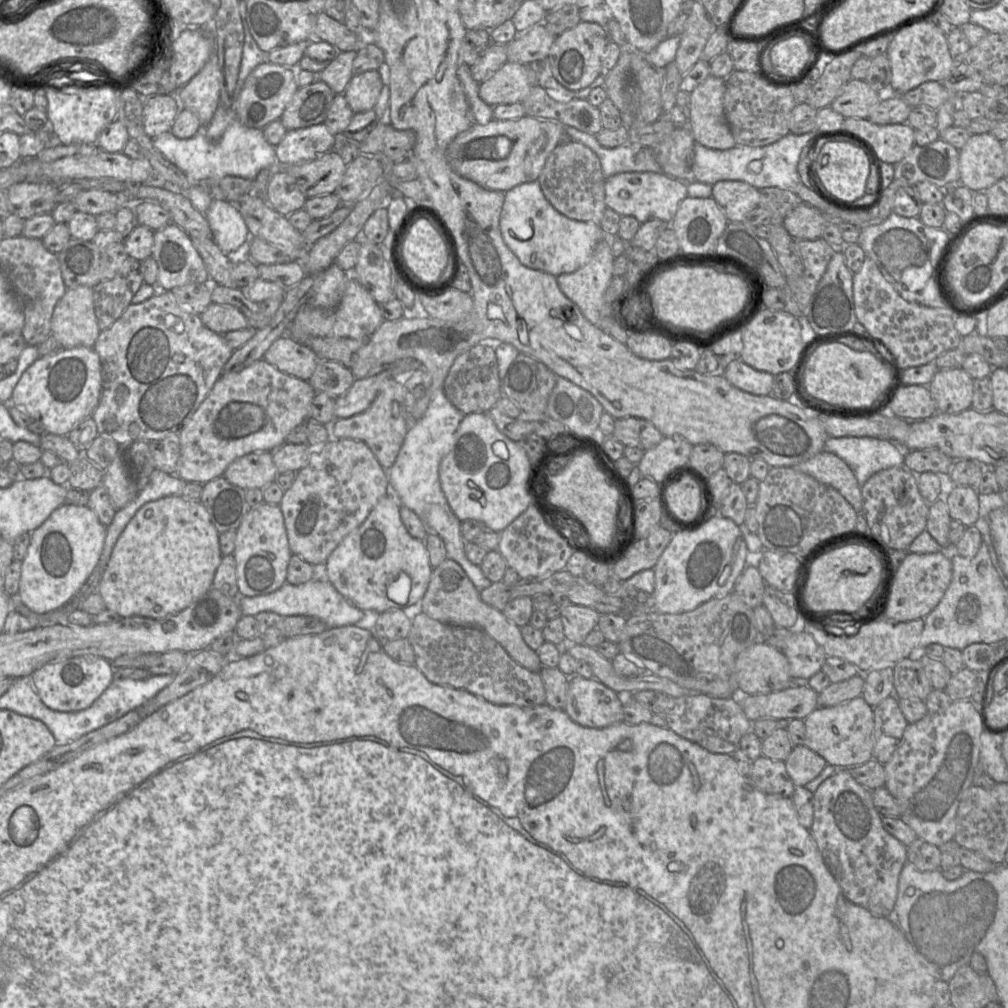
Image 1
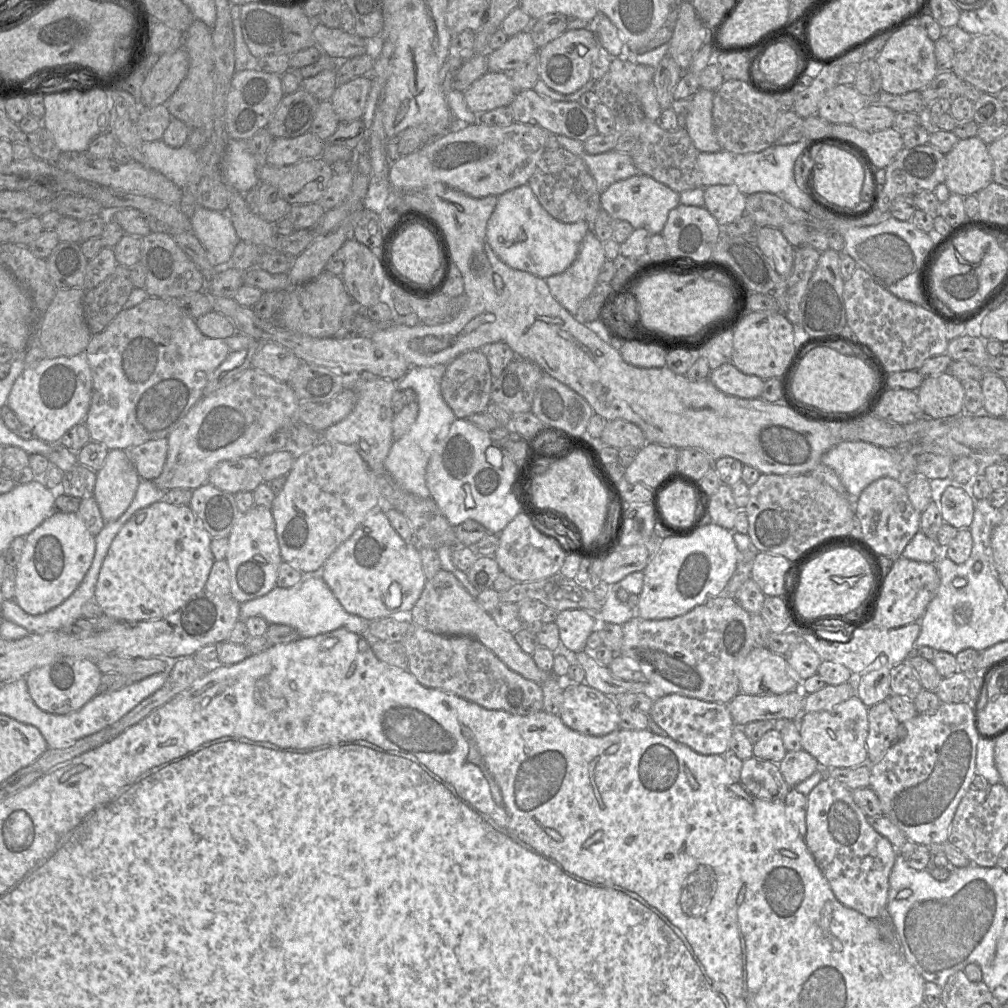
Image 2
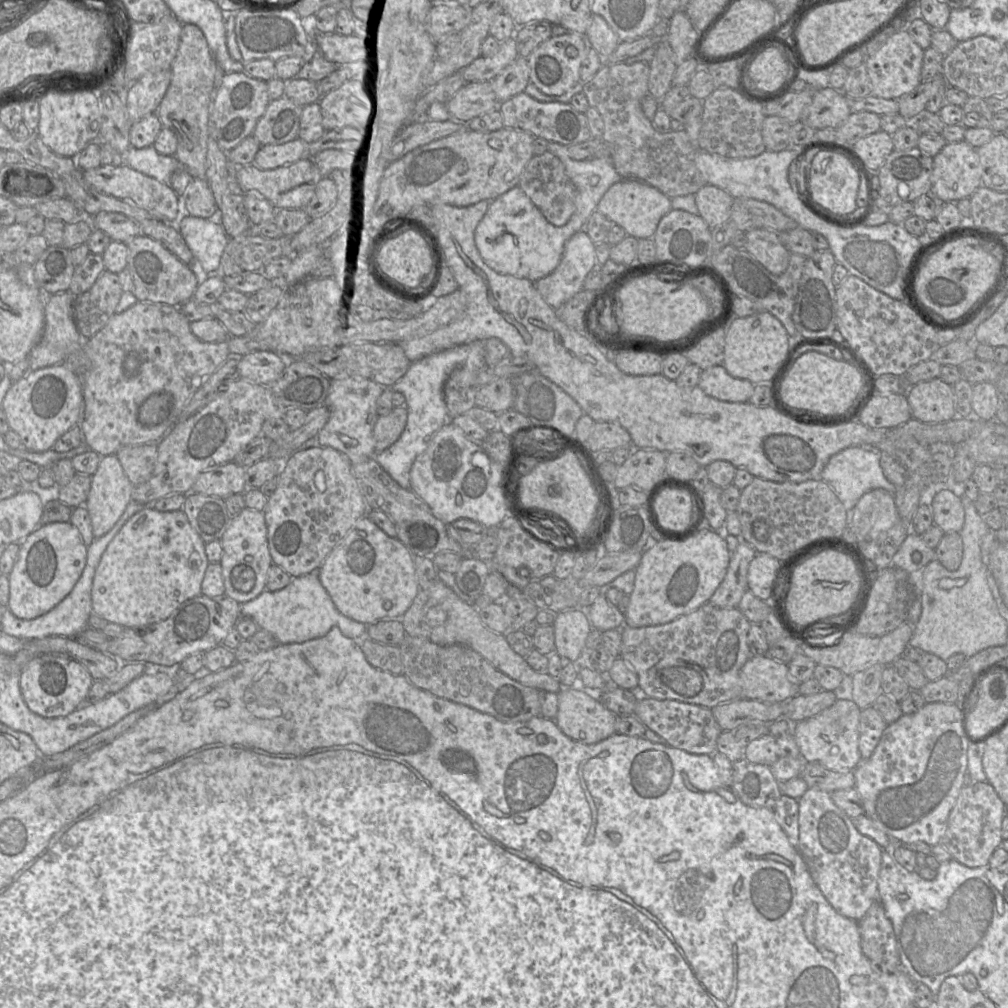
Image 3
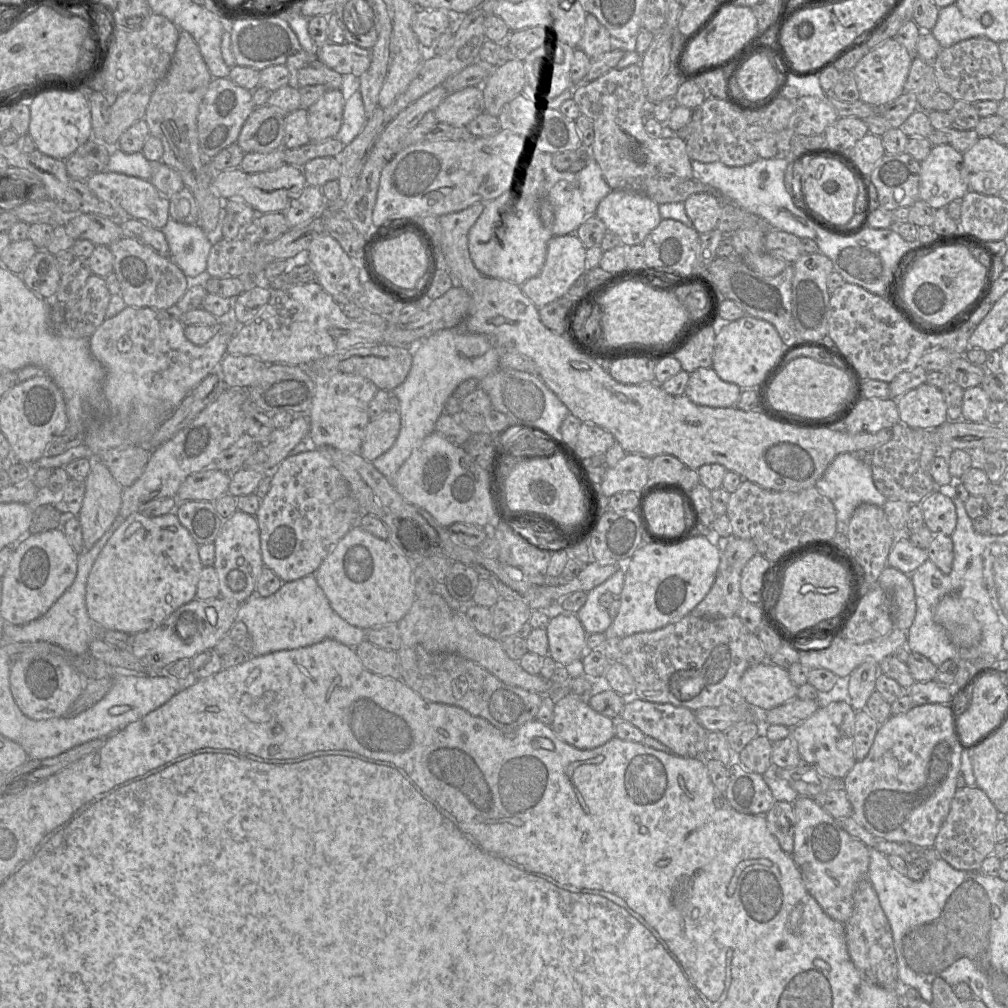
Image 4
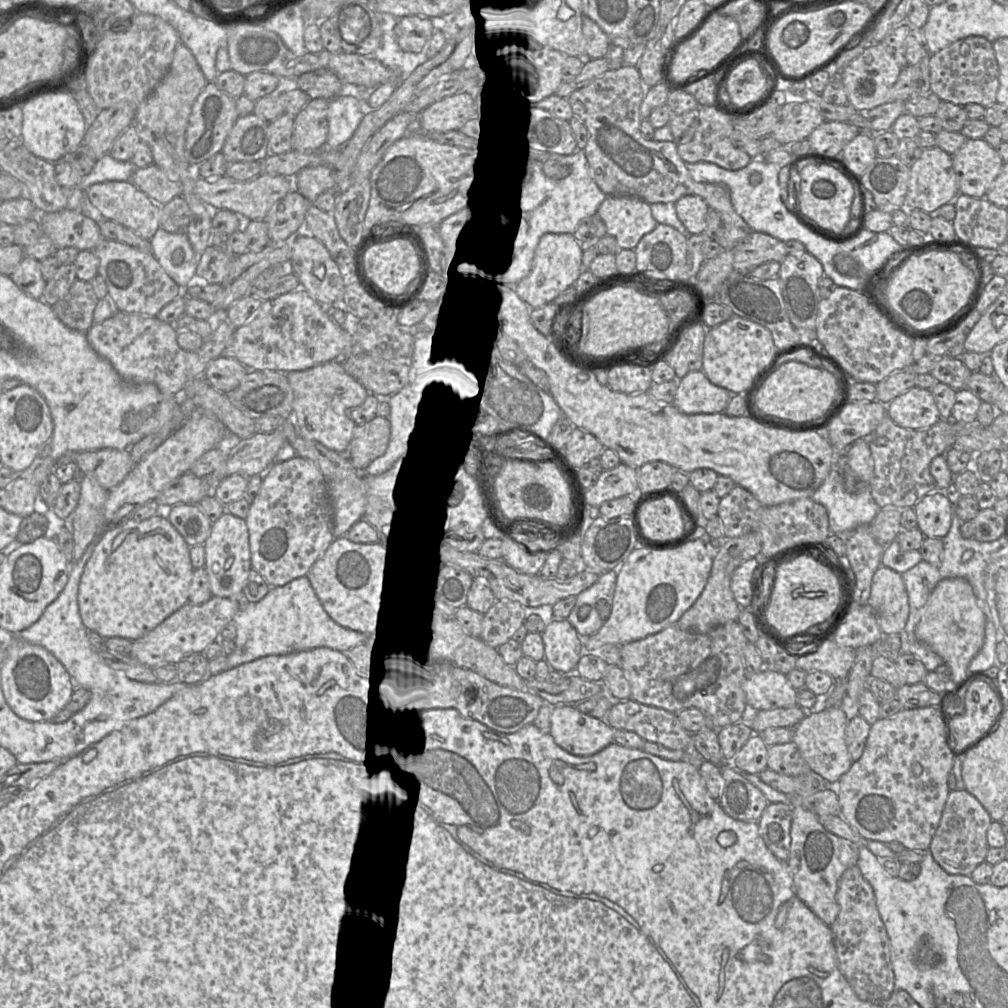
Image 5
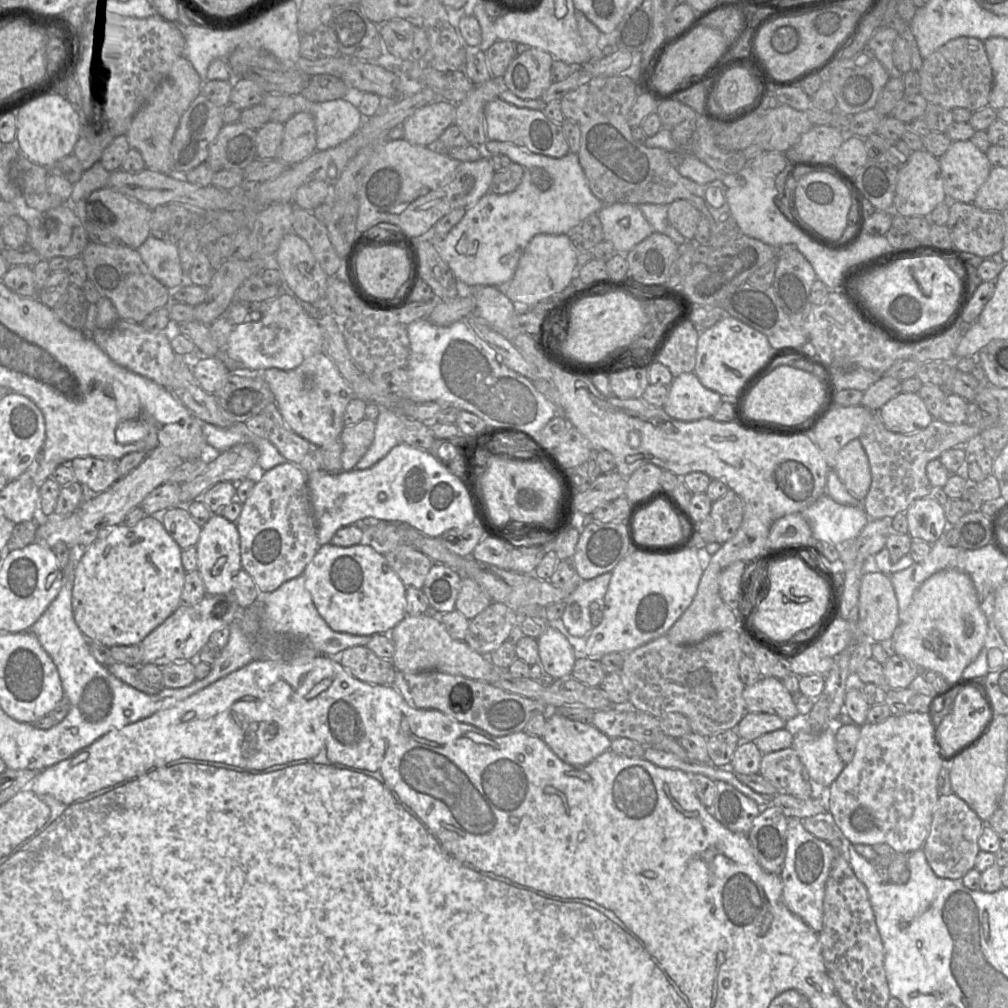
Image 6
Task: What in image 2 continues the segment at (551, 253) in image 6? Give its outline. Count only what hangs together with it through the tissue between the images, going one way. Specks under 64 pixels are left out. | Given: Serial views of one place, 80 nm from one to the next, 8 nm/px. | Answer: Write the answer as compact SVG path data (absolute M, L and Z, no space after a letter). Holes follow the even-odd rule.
M589 231L574 262L565 271L545 279L552 296L575 316L581 302L596 286L605 261L603 243Z

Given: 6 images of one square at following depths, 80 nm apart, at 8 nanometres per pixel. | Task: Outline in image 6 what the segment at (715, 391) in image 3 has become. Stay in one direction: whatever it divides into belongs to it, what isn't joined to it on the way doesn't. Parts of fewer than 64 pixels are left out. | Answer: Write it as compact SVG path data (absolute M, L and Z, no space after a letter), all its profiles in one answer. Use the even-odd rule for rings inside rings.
M693 372L683 373L669 385L663 409L676 420L692 422L712 418L722 401L723 397L705 388Z

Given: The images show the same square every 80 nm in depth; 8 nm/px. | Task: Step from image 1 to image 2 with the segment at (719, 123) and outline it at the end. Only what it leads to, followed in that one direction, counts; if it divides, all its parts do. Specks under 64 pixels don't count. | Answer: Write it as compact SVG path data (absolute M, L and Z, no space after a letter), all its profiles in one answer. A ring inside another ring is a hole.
M700 88L692 97L691 110L685 120L685 129L698 152L719 152L722 150L713 128L712 109L714 95L715 92Z

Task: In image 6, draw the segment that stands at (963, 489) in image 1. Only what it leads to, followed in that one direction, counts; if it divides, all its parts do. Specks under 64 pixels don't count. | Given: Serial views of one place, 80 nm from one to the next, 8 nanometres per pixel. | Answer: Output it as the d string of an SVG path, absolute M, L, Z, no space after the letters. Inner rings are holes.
M930 496L915 499L905 511L908 534L933 545L949 526L943 505Z

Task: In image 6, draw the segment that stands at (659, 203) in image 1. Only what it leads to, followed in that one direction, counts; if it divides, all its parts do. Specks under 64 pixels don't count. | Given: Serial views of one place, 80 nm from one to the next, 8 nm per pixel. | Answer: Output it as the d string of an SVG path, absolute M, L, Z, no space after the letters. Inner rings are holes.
M634 204L605 205L597 215L602 224L603 239L610 242L619 253L629 252L654 232L639 207Z

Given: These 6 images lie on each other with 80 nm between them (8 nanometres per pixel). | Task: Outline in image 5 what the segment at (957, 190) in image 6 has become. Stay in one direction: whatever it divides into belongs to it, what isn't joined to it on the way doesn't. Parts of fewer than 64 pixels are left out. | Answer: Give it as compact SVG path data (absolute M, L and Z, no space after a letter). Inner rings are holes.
M983 138L970 140L952 155L959 193L985 198L1004 165L997 149Z

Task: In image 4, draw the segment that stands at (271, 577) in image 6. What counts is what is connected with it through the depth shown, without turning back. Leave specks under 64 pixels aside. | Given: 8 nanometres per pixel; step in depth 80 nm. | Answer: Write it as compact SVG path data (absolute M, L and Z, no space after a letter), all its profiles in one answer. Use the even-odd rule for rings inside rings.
M315 448L289 455L277 466L270 489L255 514L264 566L285 583L314 574L362 515L348 482L327 453Z

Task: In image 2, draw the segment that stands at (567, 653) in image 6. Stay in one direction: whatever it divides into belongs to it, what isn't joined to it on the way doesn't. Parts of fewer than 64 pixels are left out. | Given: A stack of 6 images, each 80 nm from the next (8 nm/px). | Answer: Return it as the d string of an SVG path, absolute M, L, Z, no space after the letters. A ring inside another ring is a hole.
M585 609L560 611L555 623L562 646L572 653L583 651L587 638L599 626L597 615Z

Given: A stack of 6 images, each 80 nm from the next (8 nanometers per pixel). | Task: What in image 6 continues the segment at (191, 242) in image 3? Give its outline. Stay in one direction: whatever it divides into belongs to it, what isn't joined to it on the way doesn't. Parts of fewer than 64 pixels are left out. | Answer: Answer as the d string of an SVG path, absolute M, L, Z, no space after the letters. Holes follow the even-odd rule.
M149 236L137 250L151 274L164 286L170 289L182 284L185 273L177 244Z

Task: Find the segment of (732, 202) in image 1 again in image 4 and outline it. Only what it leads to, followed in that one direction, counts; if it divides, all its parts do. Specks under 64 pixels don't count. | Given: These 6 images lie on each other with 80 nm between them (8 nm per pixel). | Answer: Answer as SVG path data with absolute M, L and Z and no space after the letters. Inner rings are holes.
M696 193L683 203L691 225L699 234L705 234L716 228L722 206L720 197L710 193Z

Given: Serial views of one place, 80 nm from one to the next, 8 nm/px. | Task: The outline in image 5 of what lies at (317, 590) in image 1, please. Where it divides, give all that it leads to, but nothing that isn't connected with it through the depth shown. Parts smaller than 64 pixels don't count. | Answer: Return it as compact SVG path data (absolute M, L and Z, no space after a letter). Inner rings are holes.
M306 575L271 588L258 602L244 602L233 621L237 636L235 649L227 657L229 669L268 655L286 655L320 647L344 653L360 645L368 646L368 636L371 635L337 624L324 610Z

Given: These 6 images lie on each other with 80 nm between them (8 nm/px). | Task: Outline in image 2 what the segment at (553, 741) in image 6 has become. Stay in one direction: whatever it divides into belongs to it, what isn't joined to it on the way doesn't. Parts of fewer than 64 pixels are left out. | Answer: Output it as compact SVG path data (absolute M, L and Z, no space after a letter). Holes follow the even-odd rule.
M563 683L559 716L566 726L586 735L602 736L620 729L620 709L614 698L586 683Z

